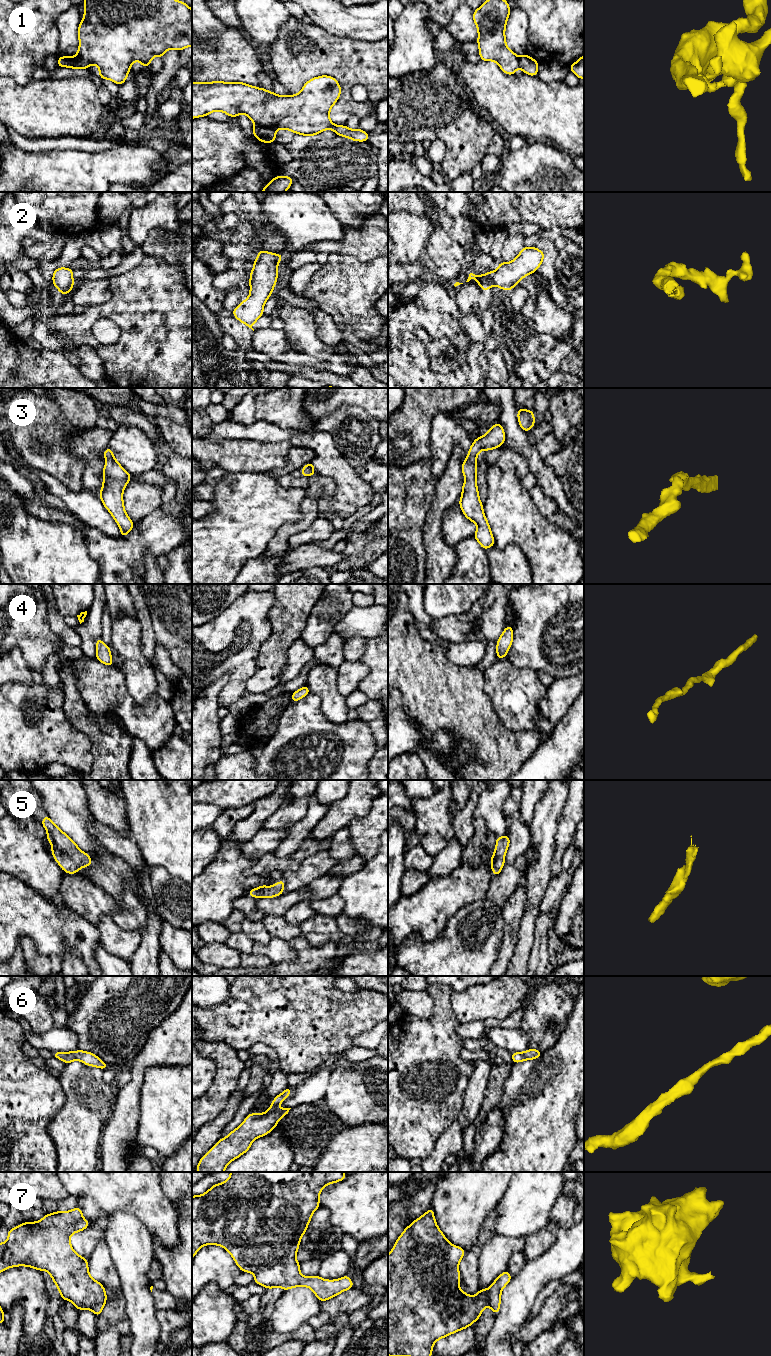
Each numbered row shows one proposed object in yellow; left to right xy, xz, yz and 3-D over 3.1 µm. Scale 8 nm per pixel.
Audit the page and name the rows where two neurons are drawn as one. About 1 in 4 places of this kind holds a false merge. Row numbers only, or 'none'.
1

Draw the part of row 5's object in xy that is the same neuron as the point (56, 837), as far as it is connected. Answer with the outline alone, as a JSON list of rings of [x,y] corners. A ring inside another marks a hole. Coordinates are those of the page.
[[[48,815],[42,819],[41,824],[47,831],[48,842],[53,846],[51,853],[64,872],[76,874],[79,869],[92,864],[92,858],[81,851],[77,844],[55,825]]]

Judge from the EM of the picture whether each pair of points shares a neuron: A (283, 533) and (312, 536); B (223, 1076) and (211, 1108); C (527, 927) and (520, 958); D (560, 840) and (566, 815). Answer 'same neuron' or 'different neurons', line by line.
A: different neurons
B: same neuron
C: same neuron
D: same neuron

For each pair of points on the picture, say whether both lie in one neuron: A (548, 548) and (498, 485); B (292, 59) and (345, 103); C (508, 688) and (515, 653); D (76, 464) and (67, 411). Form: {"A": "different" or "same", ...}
{"A": "same", "B": "same", "C": "different", "D": "same"}

